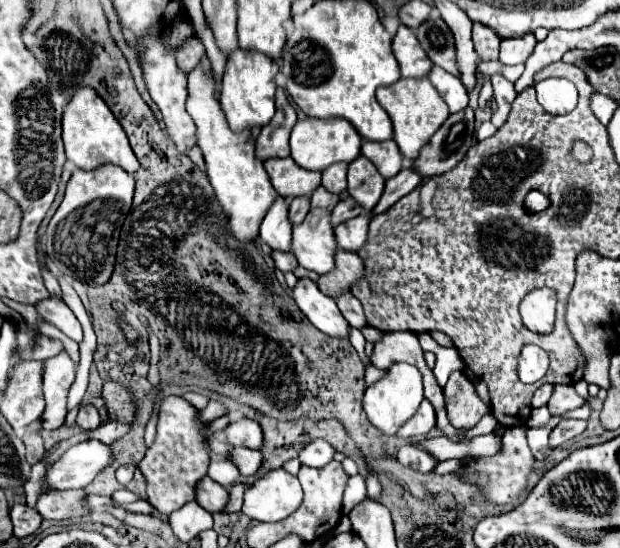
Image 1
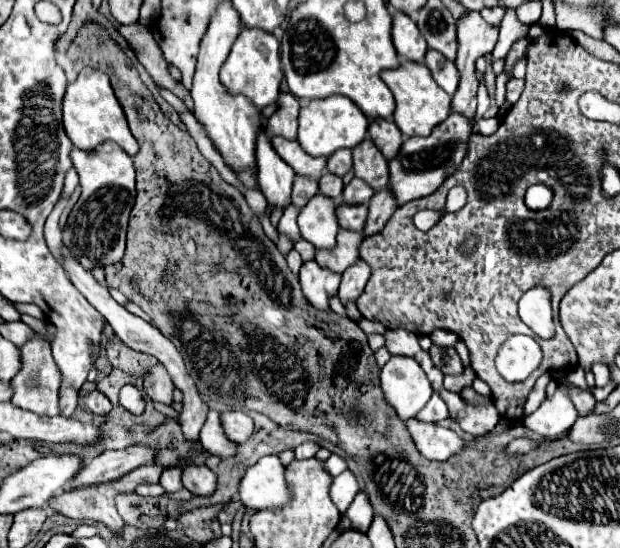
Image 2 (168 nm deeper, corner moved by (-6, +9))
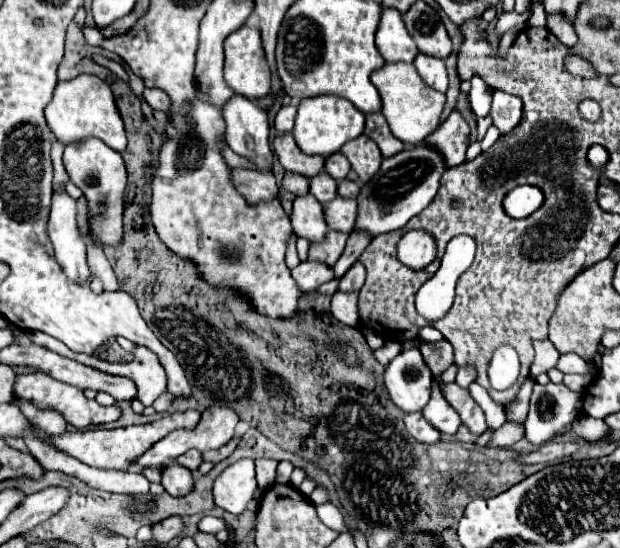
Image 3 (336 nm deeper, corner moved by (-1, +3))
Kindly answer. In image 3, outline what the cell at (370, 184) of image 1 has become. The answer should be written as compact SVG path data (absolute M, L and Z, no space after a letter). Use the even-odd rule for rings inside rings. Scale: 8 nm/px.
M364 134L358 136L354 142L346 142L340 150L352 164L352 170L360 176L362 182L368 182L382 164L382 154L374 140L366 138Z

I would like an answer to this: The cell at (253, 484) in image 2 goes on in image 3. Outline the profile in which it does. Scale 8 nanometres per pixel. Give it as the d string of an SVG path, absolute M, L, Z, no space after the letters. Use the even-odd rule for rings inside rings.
M236 460L226 470L222 470L222 474L214 480L214 504L230 514L242 514L246 510L246 504L254 500L256 488L258 484L254 460Z

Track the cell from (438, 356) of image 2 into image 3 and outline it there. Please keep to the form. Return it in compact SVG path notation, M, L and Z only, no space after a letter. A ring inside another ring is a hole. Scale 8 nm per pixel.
M420 340L418 348L420 348L426 364L430 366L430 370L436 378L454 362L452 346L446 340L440 340L440 342L422 342Z

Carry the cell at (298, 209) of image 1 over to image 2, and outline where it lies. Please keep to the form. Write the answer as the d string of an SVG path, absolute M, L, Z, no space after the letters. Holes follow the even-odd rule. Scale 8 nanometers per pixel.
M295 176L293 182L293 204L301 210L315 194L319 194L319 186L315 180L309 180L305 176Z

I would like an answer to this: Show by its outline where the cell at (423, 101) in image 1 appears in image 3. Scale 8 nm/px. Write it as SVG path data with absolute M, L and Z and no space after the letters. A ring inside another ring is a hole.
M386 62L382 68L372 72L372 84L380 92L382 114L386 116L392 134L404 144L420 144L428 134L432 134L438 128L446 96L424 84L414 64Z

